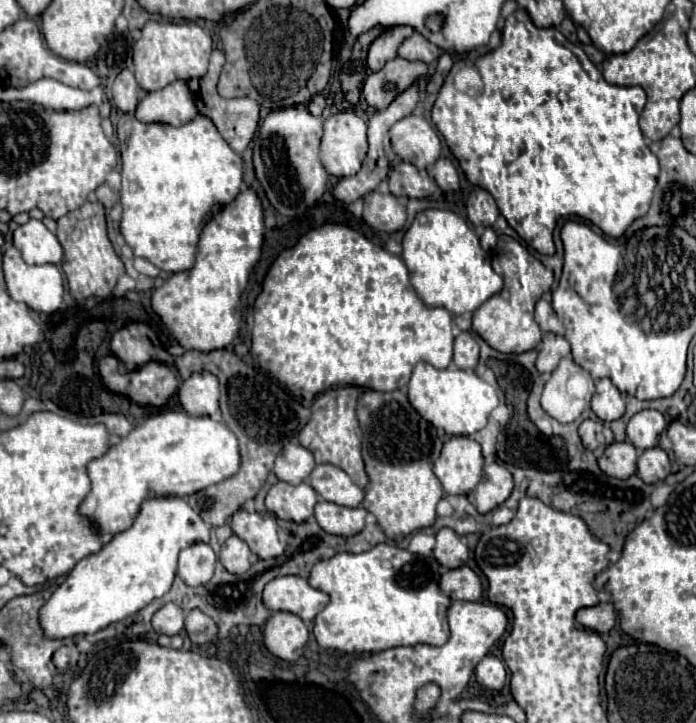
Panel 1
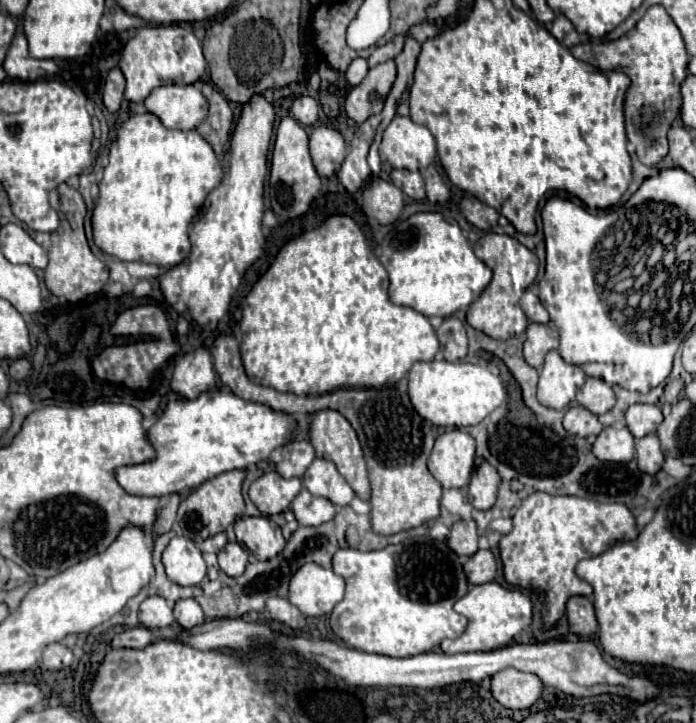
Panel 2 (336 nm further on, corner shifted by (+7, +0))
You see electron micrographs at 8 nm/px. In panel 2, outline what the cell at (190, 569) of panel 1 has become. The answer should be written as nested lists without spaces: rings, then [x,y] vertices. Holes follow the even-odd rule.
[[[172,537],[162,553],[162,563],[170,581],[178,585],[198,585],[206,577],[202,551],[186,537]]]

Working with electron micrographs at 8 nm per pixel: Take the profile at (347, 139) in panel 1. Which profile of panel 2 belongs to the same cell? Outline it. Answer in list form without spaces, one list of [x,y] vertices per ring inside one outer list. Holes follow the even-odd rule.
[[[316,127],[310,135],[310,155],[320,177],[332,177],[346,157],[346,145],[336,129]]]

